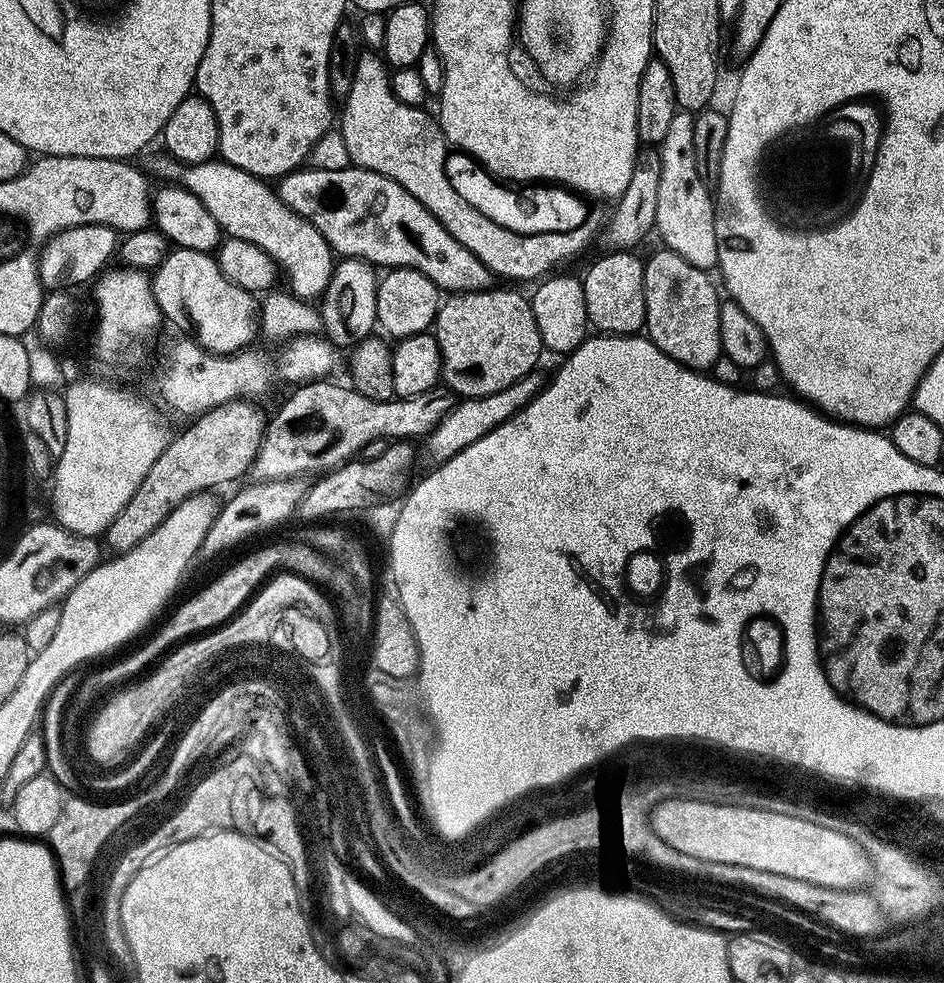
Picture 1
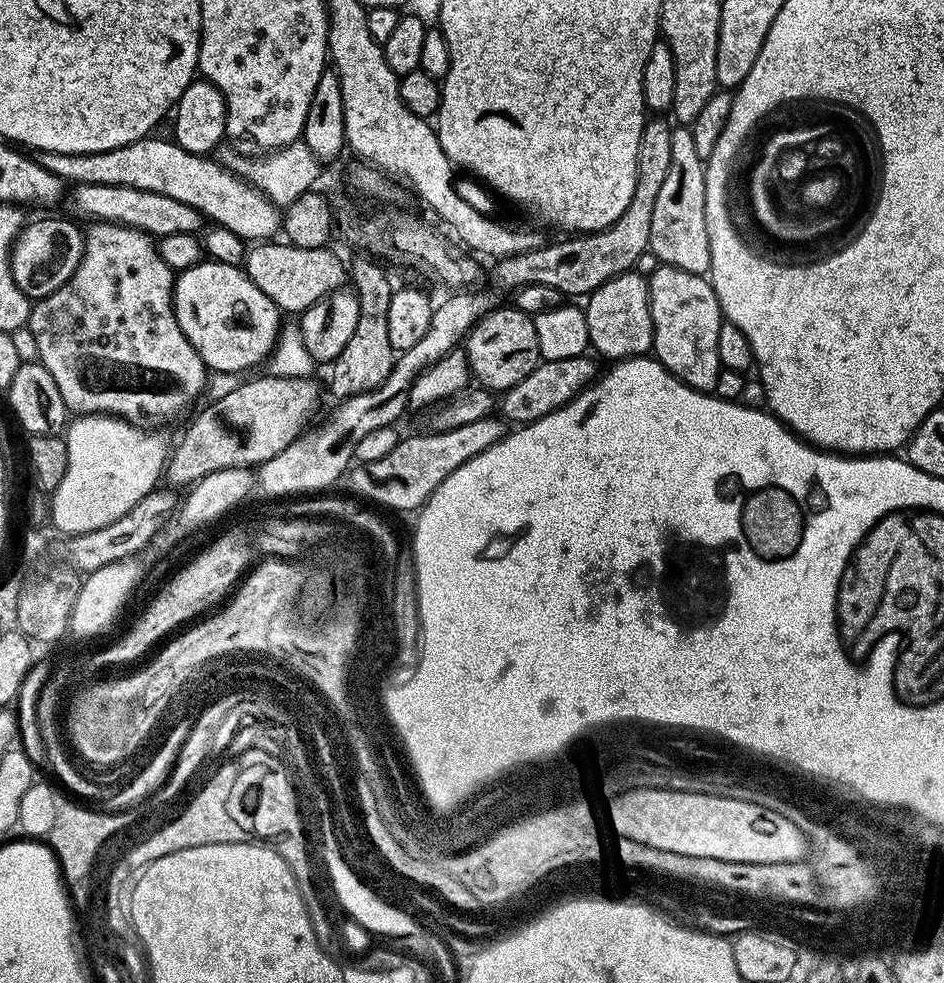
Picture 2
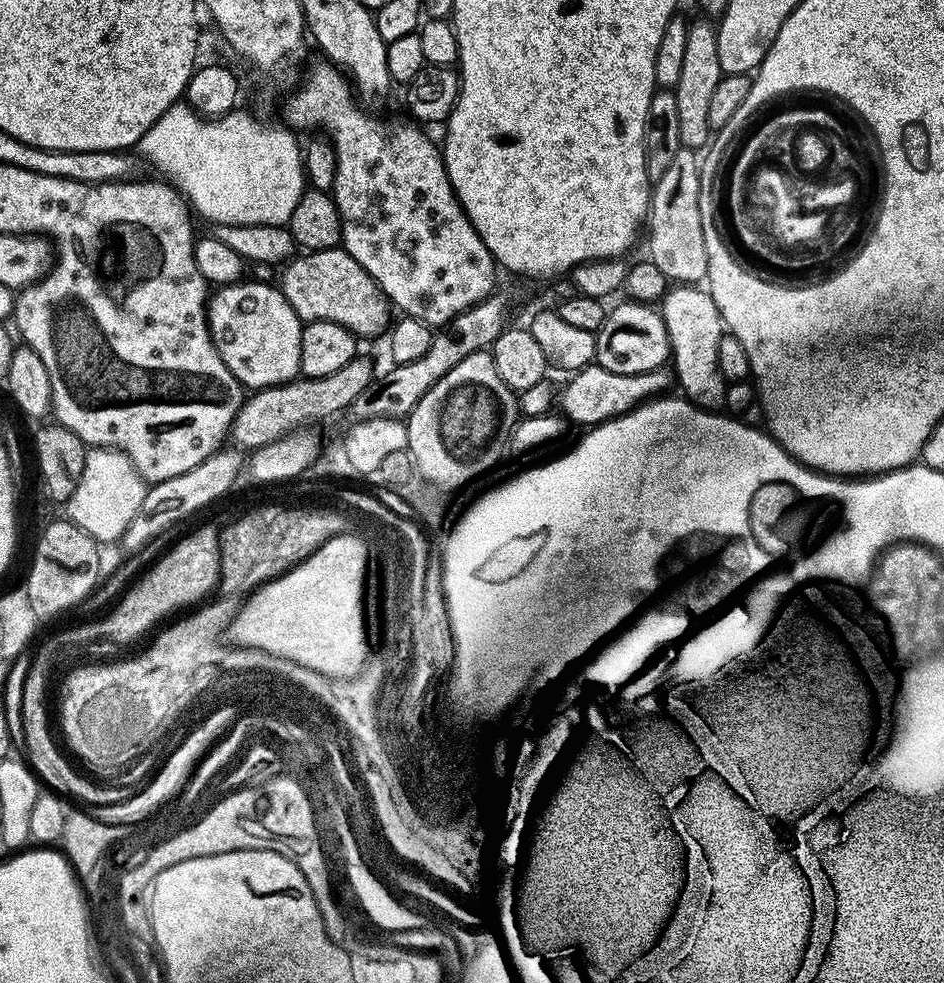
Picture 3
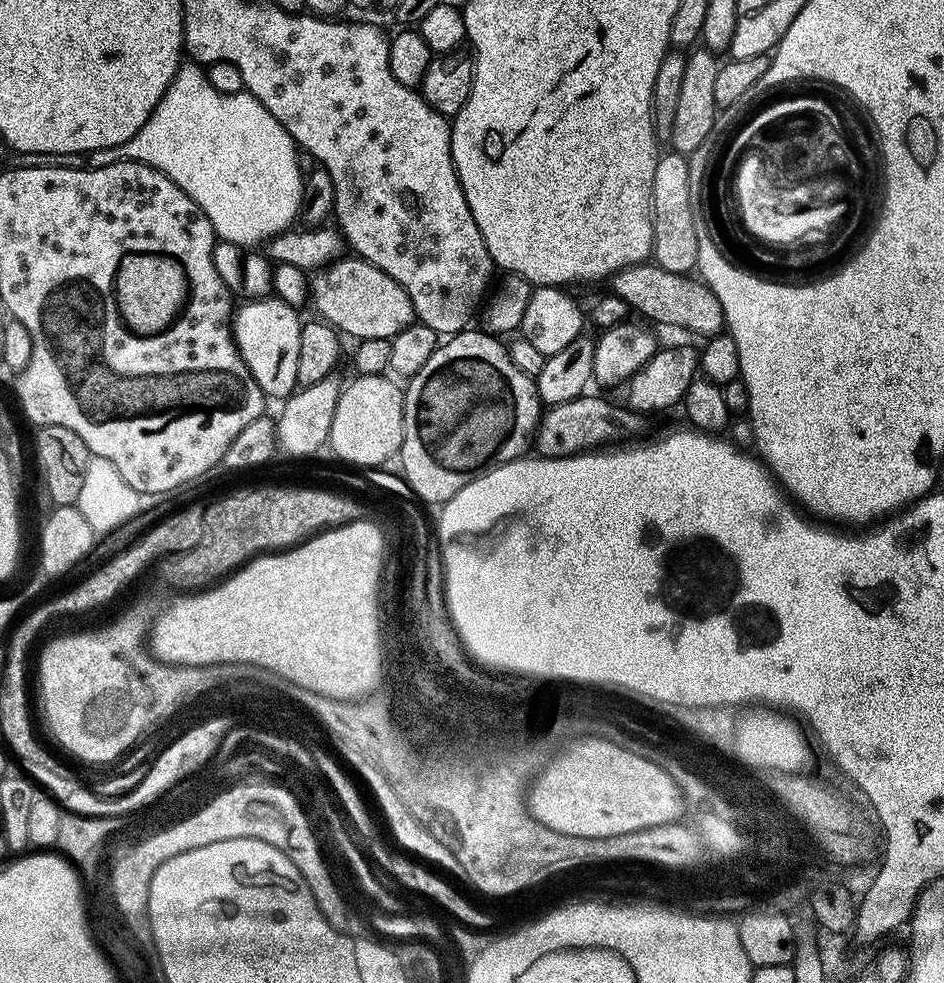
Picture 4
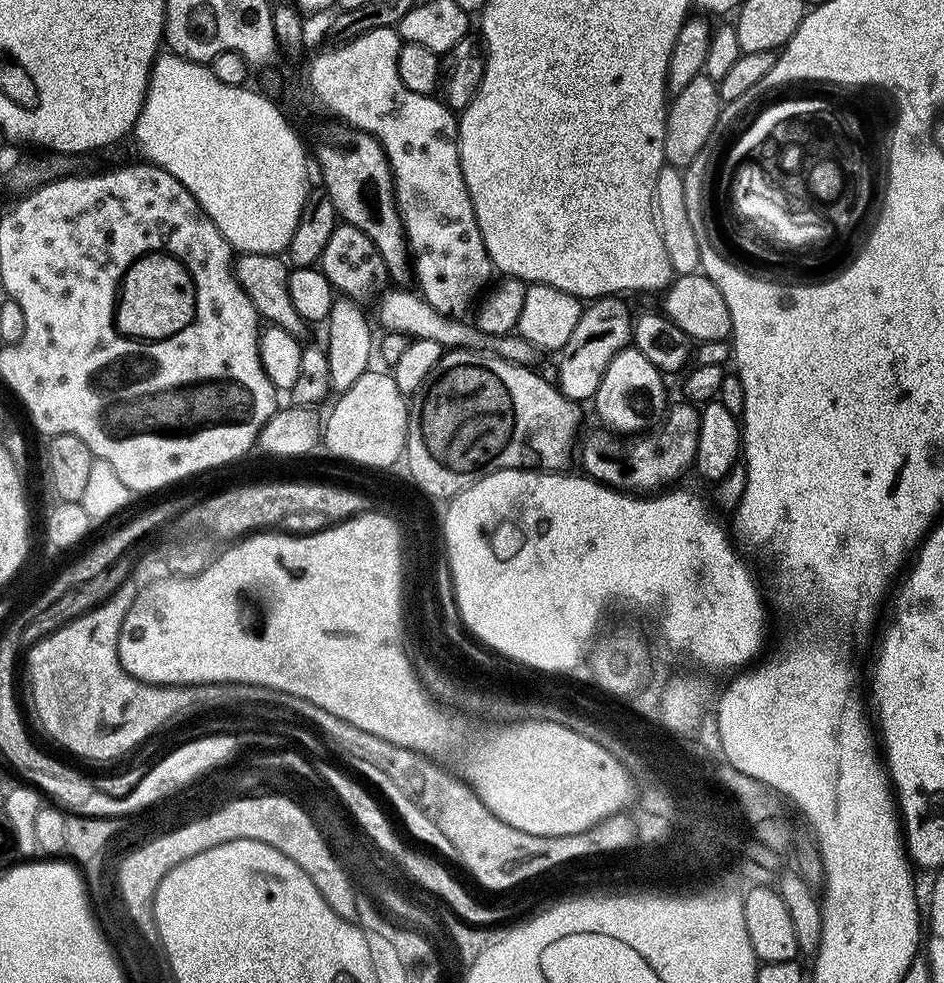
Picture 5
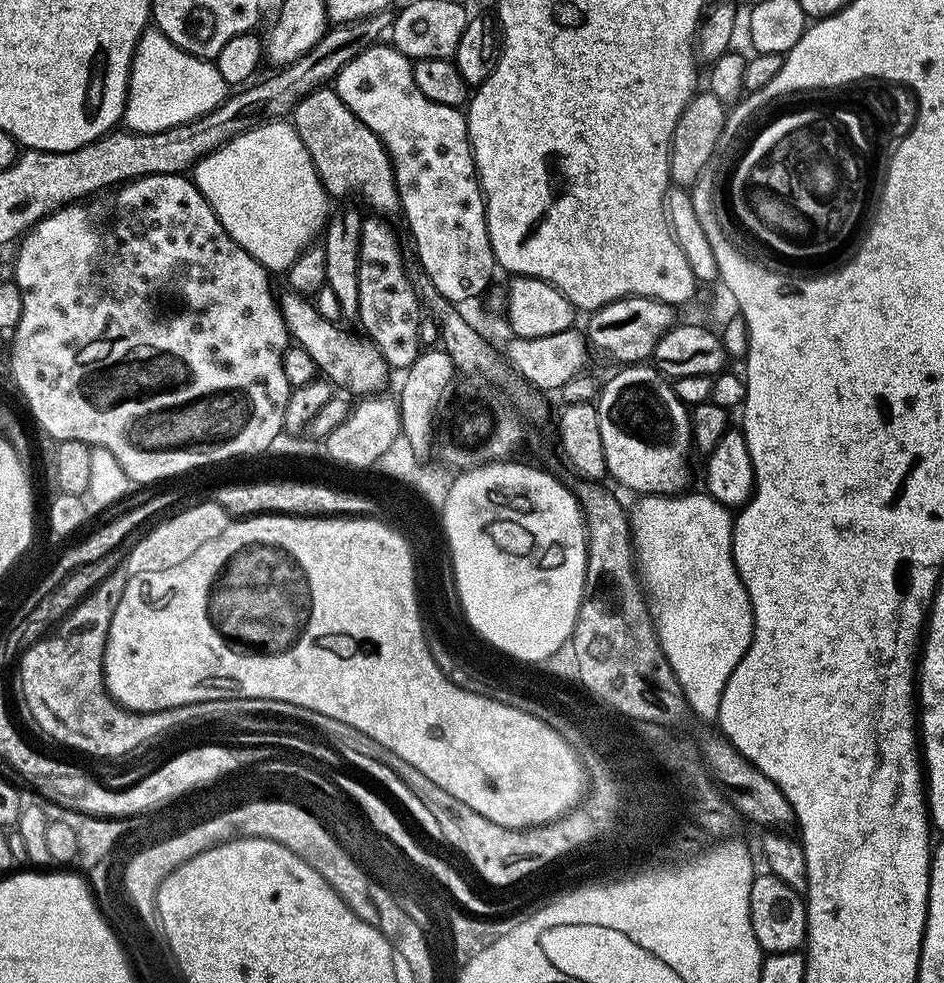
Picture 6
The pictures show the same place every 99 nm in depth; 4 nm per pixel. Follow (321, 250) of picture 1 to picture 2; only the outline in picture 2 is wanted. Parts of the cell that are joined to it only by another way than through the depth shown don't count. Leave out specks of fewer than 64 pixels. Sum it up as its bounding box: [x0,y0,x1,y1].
[34,134,282,242]

